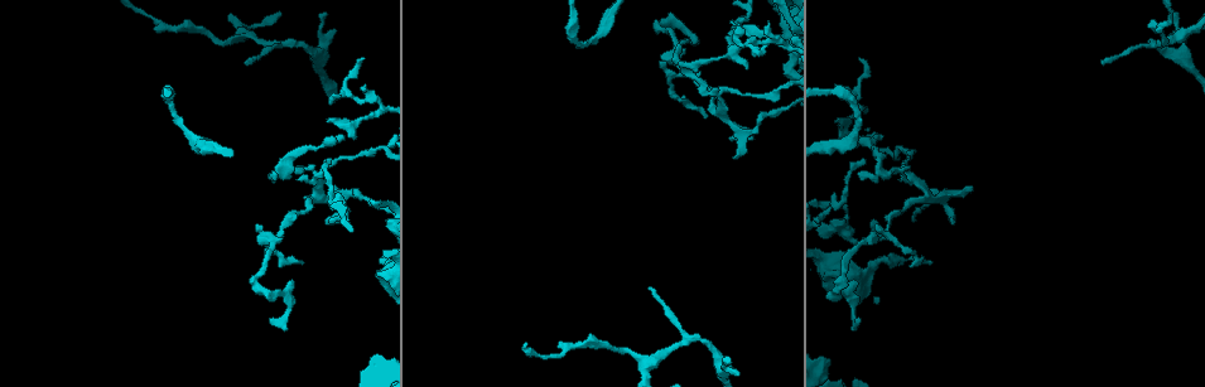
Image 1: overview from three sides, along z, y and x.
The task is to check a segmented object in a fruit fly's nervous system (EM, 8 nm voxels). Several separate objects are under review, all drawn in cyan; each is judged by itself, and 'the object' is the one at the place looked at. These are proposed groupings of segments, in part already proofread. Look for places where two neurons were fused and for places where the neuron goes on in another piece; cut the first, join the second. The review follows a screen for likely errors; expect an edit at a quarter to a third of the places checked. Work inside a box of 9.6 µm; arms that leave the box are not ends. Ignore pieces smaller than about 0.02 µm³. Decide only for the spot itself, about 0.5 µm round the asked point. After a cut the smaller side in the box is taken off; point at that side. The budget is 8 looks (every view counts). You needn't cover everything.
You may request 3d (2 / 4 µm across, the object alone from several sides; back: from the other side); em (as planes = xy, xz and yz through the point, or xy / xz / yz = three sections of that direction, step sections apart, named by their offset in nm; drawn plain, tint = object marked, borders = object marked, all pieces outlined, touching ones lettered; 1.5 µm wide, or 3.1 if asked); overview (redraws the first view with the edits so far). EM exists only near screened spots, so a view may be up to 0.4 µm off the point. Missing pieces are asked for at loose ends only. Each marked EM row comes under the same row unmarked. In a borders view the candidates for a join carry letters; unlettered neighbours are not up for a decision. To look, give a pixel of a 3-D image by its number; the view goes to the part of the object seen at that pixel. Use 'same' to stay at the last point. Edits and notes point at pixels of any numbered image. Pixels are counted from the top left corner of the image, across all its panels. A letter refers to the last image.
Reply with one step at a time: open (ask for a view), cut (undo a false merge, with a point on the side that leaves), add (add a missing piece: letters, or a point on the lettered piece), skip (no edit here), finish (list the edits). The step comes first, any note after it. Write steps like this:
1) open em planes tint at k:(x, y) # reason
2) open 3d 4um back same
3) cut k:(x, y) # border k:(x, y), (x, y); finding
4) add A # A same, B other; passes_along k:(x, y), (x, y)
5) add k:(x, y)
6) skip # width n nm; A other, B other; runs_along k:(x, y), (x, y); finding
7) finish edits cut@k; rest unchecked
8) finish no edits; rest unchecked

open em planes tint at 1:(325, 223) # thin end

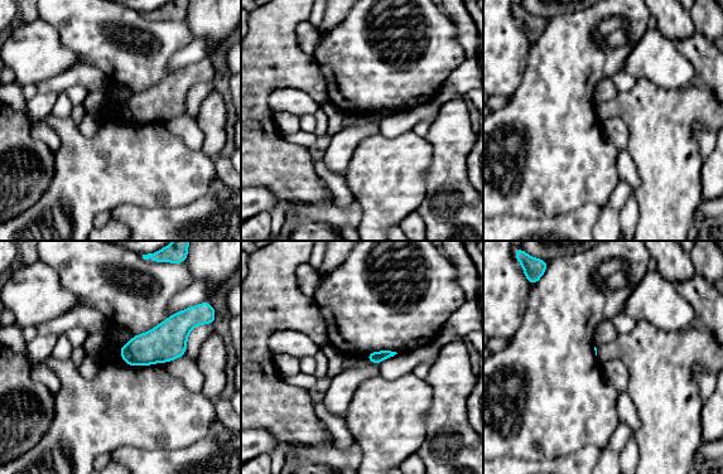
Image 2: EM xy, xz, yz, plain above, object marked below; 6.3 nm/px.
open em planes borders same # what lies round it

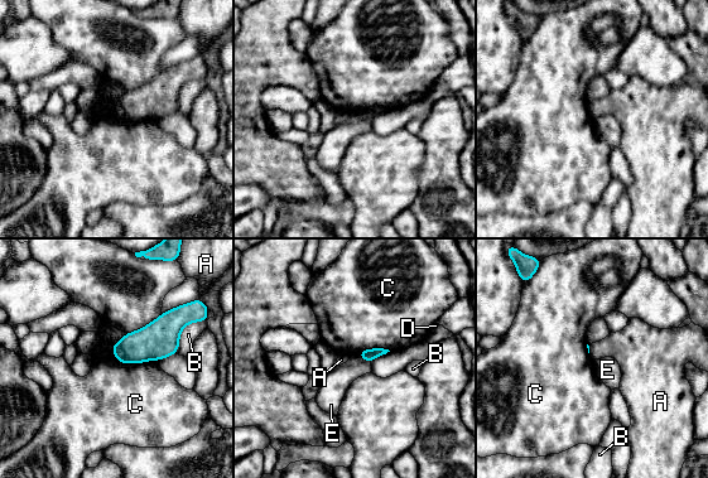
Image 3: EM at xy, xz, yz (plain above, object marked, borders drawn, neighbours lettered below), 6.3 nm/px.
skip # A other, B other, C other, D other, E other; border 3:(111, 349), (120, 362), (147, 362); no lettered piece goes on from it

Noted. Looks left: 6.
open em yz step 8 borders at 1:(275, 171) # free end

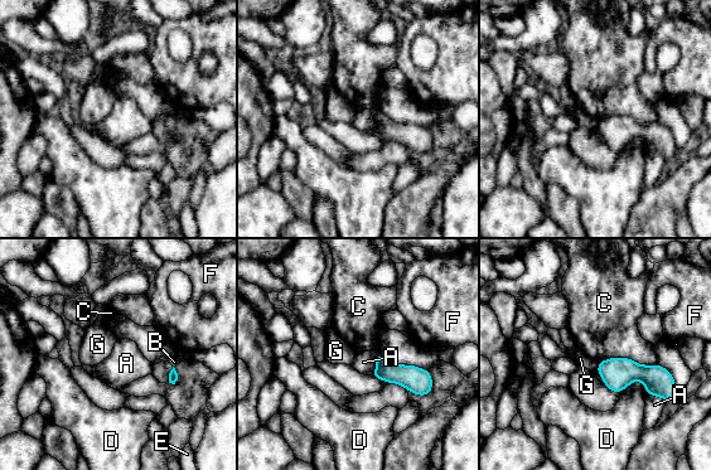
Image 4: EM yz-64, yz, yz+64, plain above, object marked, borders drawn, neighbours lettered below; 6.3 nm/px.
skip # longest_contact C 380 nm; A other, B other, C other, D other, E other, F other, G other; no lettered piece goes on from it

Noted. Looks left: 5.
open 3d 4um at 1:(858, 318)

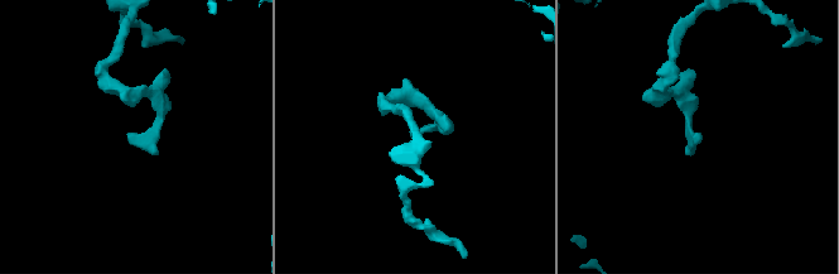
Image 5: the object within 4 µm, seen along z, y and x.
open em planes borders at 5:(695, 136)

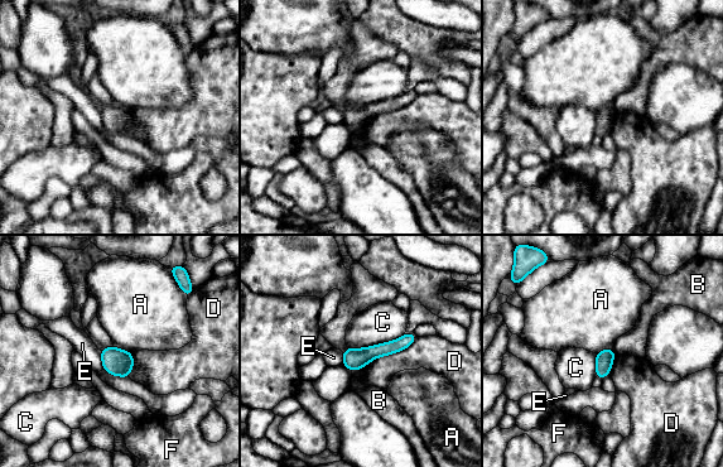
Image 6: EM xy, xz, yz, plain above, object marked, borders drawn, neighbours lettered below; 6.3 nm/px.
skip # A other, B other, C other, D other, E other, F other; runs_along 6:(413, 337), (346, 362); no lettered piece goes on from it

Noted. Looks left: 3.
finish no edits; rest unchecked

